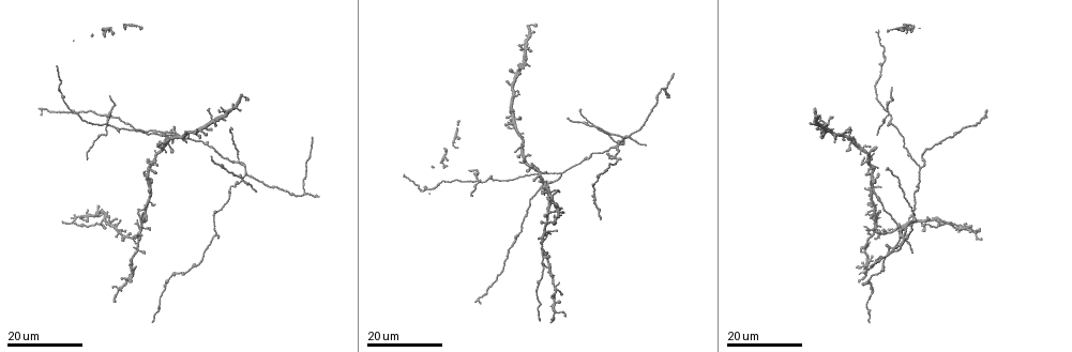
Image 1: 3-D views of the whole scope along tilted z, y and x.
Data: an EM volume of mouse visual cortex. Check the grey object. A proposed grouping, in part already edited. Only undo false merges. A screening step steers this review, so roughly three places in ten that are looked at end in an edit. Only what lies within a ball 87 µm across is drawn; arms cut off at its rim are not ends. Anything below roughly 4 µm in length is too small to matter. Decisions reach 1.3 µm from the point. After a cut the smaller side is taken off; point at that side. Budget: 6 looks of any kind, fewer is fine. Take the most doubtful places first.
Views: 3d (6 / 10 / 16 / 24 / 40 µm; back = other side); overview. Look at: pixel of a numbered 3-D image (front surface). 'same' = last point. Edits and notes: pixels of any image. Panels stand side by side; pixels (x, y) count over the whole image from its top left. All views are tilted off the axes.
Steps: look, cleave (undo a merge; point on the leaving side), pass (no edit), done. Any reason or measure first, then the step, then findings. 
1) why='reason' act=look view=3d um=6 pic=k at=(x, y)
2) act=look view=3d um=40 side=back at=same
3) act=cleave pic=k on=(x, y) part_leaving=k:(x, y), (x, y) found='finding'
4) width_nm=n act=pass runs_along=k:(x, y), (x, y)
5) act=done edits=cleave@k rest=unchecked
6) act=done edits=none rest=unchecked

why='looks like a crossing' act=look view=3d um=16 pic=1 at=(890, 111)

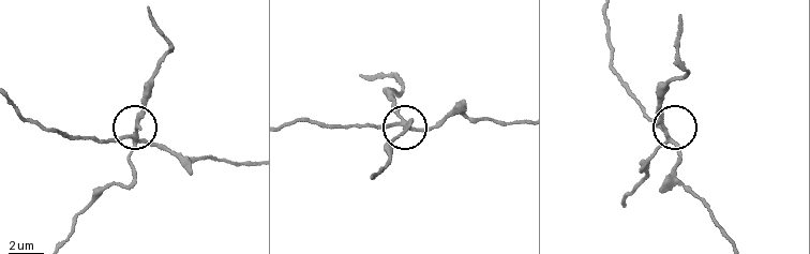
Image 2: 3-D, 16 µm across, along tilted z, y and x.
act=look view=3d um=10 pic=2 at=(129, 138)

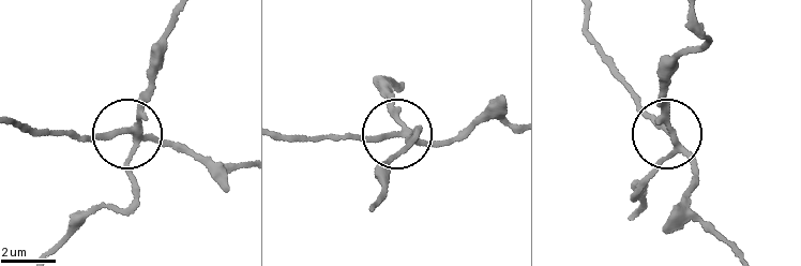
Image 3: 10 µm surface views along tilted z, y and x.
side_arm_um=10 arms=4 act=cleave pic=3 on=(140, 97) found='two neurons meet here'

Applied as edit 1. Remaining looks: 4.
why='see it whole again' act=look view=overview

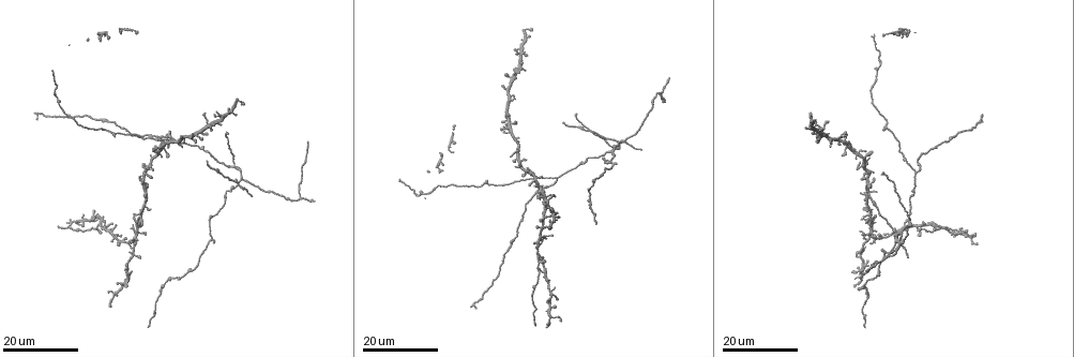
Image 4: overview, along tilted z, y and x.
why='four or more arms meet' act=look view=3d um=24 pic=4 at=(615, 140)

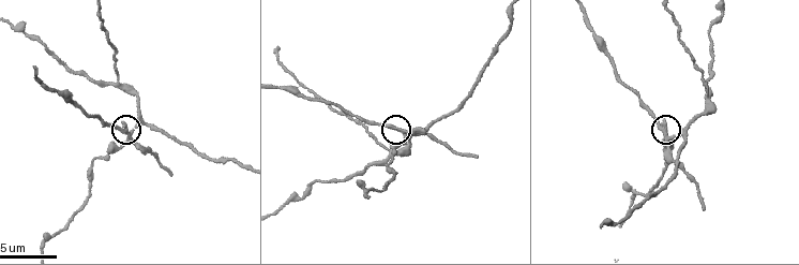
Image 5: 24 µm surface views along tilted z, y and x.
why='zoom in' act=look view=3d um=10 pic=5 at=(128, 136)

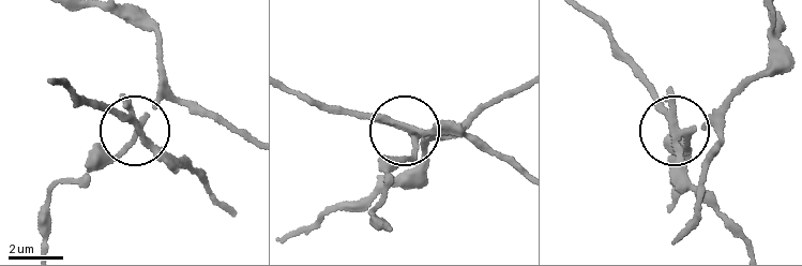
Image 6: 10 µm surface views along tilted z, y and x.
side_arm_um=17 act=cleave pic=6 on=(123, 106) part_leaving=6:(138, 131), (50, 84) found='two neurons meet here'

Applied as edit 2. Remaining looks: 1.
act=done edits=cleave@3,cleave@6 rest=unchecked

